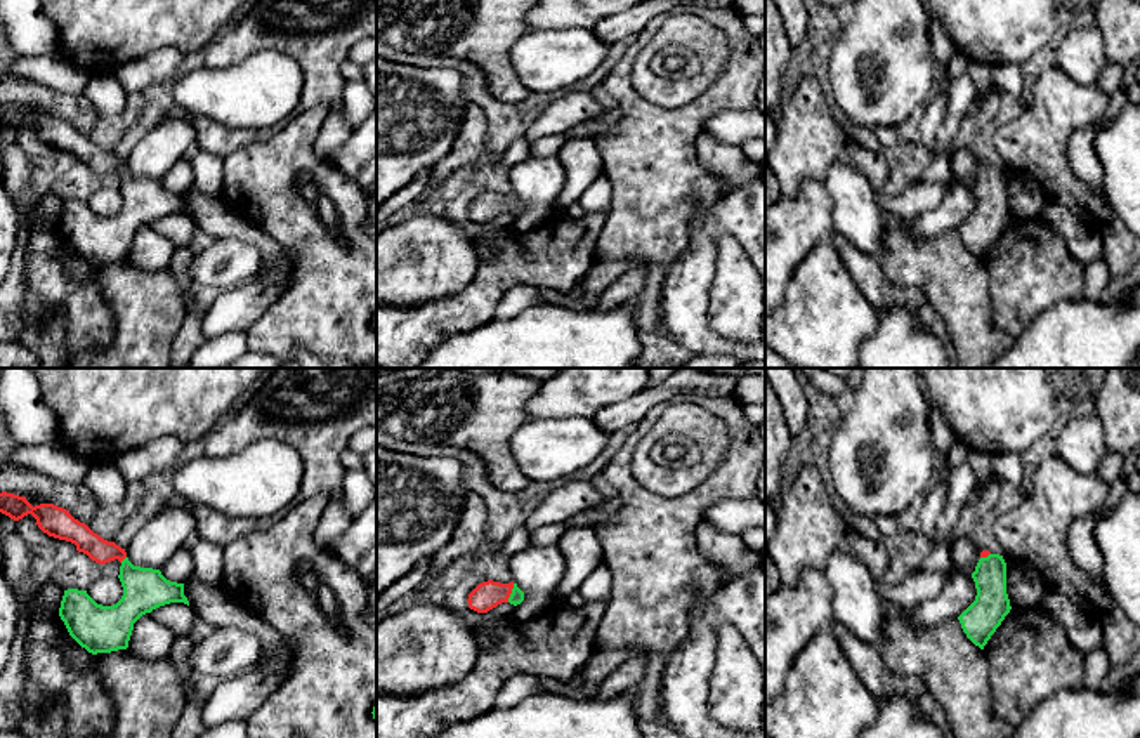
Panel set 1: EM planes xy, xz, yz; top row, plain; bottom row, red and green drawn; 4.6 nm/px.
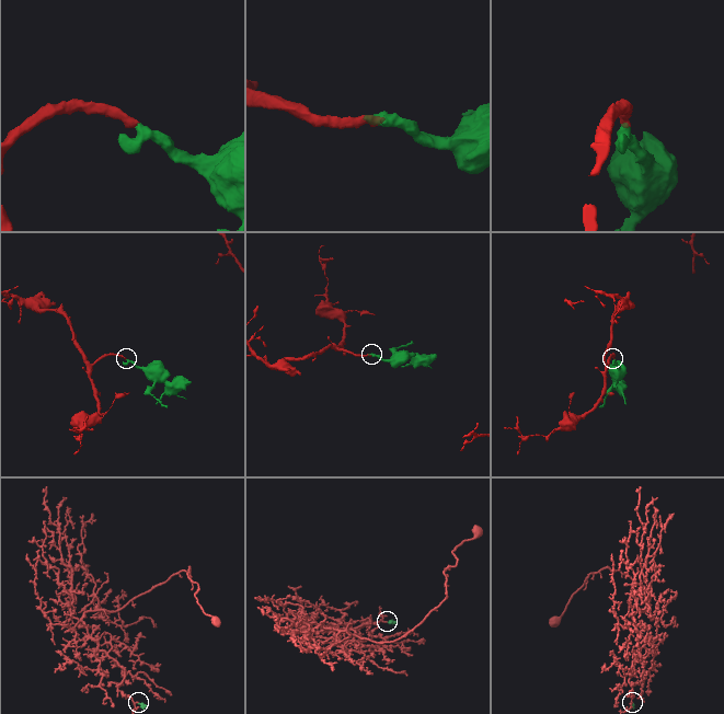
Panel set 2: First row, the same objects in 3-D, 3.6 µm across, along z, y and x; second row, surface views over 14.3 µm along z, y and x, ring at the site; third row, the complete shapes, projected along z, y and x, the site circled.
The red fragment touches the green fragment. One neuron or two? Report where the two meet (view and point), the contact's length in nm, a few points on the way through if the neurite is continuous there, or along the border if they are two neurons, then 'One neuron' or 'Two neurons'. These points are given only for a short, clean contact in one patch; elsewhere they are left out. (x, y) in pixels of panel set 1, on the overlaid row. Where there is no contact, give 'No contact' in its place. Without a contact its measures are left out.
Touches red at xz (511, 593). Shared border 90 nm. Path across: xz (488, 594), (511, 593), (516, 598). One neuron

